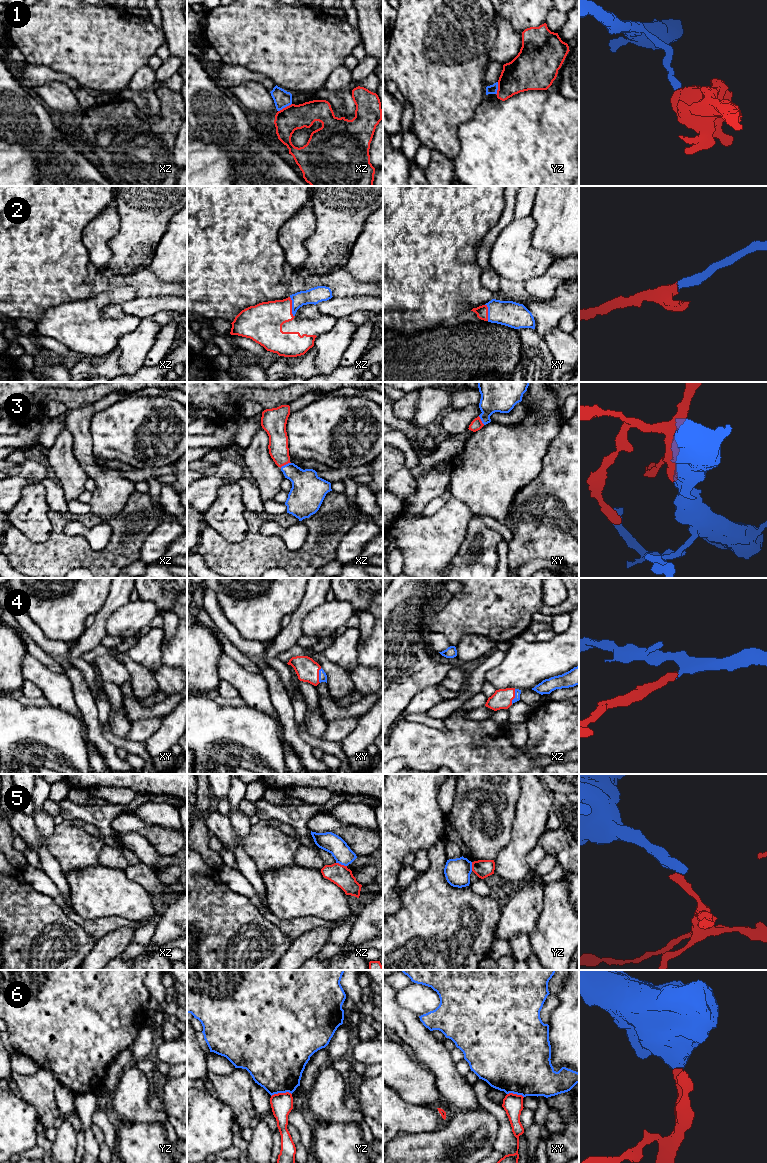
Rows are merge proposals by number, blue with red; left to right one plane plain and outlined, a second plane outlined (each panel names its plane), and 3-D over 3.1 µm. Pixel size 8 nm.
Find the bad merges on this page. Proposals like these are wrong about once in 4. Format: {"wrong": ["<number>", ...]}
{"wrong": ["1", "5", "6"]}

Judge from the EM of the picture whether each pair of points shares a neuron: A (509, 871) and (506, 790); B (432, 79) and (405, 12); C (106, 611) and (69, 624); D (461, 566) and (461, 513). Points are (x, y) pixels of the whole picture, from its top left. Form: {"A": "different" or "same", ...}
{"A": "different", "B": "same", "C": "different", "D": "different"}

